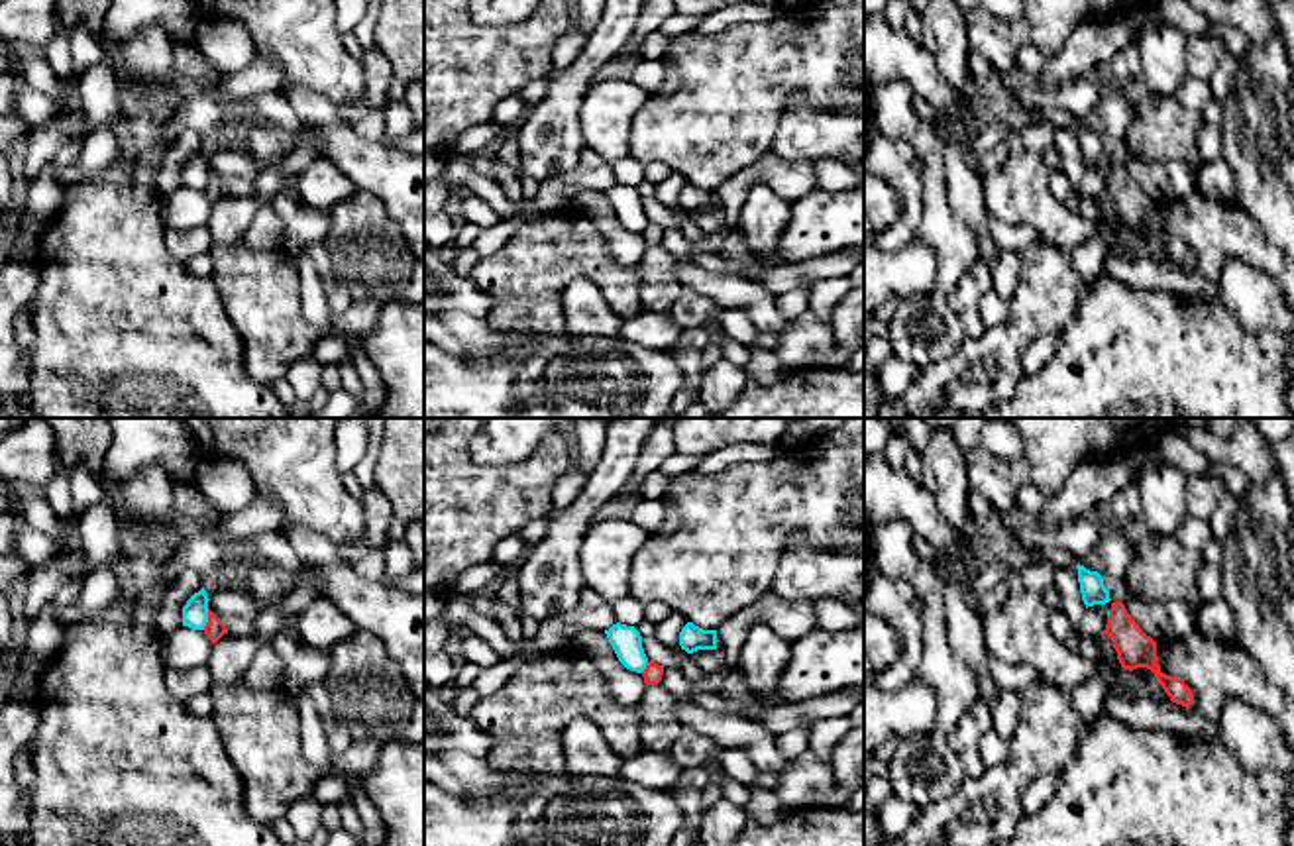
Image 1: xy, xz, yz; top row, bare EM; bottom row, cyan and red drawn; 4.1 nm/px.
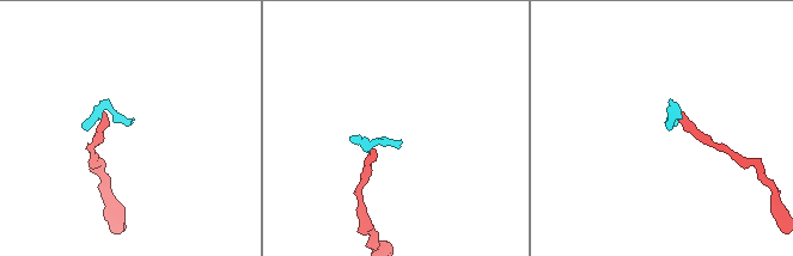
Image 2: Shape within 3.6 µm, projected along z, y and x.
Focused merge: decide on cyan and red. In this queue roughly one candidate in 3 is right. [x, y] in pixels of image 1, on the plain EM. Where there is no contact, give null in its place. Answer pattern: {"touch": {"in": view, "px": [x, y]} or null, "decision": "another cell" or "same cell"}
{"touch": {"in": "xy", "px": [207, 179]}, "decision": "another cell"}

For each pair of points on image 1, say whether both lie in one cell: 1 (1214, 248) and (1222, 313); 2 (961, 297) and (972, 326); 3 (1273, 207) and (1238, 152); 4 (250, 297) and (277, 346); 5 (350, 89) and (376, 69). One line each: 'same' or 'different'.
1: different
2: same
3: same
4: same
5: different

